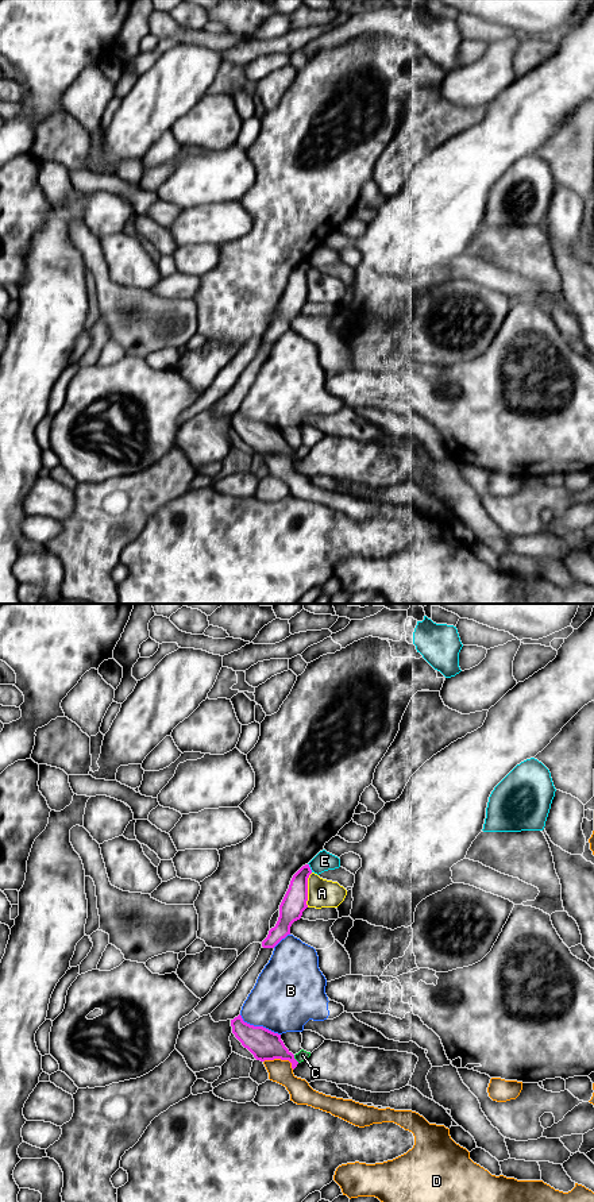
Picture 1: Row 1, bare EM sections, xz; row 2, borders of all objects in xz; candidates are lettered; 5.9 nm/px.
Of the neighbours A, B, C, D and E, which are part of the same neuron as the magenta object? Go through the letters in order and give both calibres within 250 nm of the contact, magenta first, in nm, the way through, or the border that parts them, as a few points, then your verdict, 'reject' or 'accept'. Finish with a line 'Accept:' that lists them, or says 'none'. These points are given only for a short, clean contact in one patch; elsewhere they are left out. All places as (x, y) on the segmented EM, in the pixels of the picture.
A: calibres 140 and 170 nm; reject
B: calibres 180 and 400 nm; reject
C: calibres 180 and 70 nm; reject
D: calibres 180 and 140 nm; reject
E: calibres 140 and 120 nm; border xz (308, 863), (312, 871); reject
Accept: none

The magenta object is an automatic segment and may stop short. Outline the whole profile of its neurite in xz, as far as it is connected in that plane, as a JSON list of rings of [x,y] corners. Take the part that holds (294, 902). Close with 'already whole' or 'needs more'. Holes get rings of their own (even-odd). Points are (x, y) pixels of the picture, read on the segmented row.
[[[309,864],[302,866],[292,878],[289,889],[279,905],[279,917],[274,928],[262,941],[263,948],[274,948],[282,939],[290,935],[290,926],[300,920],[308,908],[308,878],[312,874]]]; already whole

